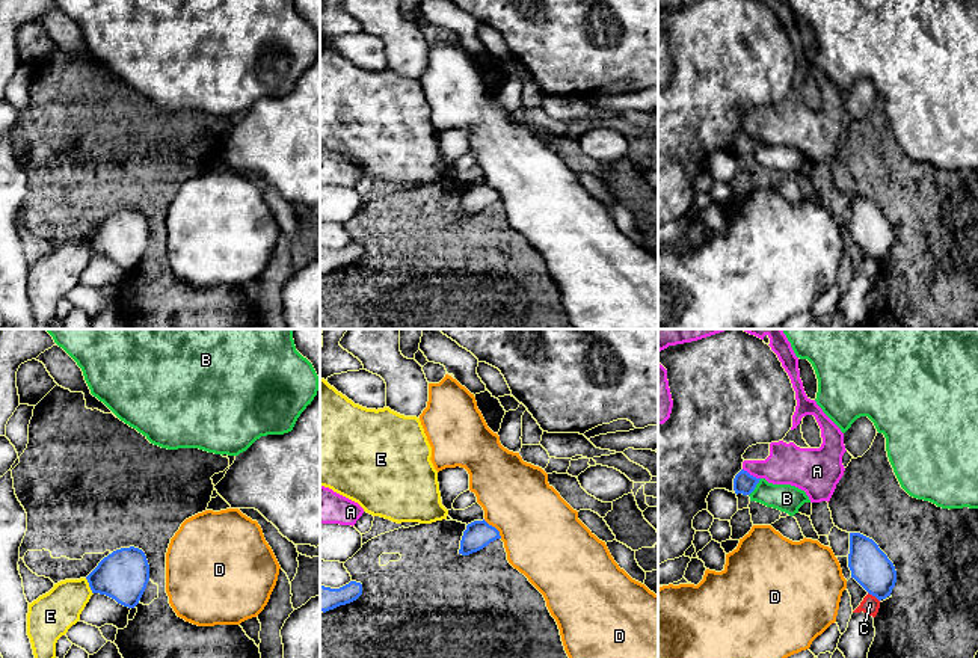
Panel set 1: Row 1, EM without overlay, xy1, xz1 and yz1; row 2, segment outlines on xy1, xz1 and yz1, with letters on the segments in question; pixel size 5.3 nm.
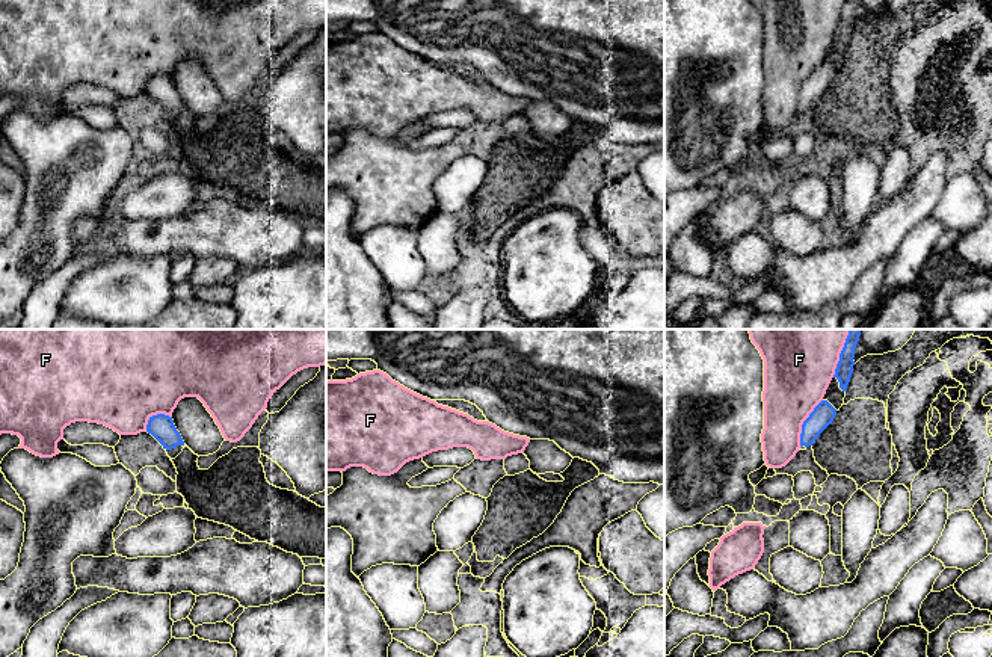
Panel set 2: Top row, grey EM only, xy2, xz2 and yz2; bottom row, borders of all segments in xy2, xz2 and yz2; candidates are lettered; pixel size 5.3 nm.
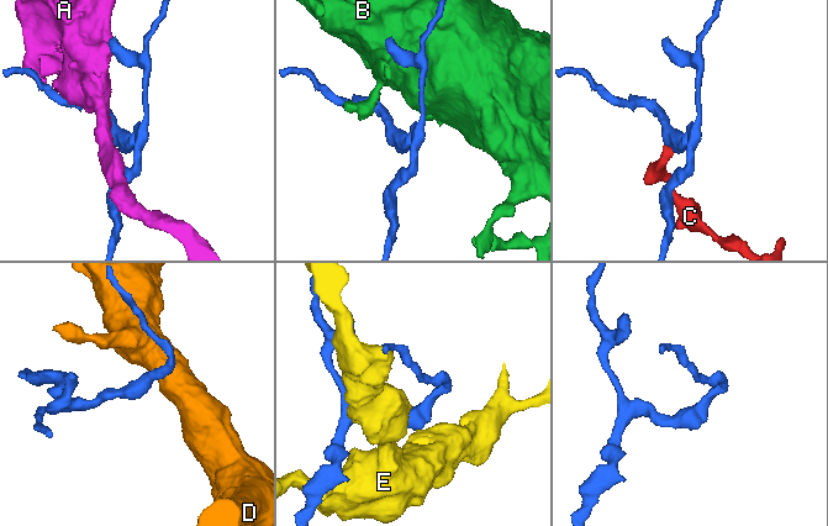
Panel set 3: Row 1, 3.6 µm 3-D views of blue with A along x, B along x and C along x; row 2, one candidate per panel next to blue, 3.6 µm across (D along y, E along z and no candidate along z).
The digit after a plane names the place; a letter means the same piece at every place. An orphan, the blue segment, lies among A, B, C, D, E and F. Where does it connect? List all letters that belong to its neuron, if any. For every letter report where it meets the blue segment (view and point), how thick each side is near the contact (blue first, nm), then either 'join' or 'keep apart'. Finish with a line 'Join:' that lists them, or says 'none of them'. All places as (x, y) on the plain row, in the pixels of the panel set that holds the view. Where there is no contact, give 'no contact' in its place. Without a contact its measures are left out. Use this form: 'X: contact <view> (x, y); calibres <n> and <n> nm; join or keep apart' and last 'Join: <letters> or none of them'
A: contact yz1 (752, 138); calibres 120 and 220 nm; keep apart
B: contact yz1 (755, 148); calibres 120 and 150 nm; keep apart
C: contact yz1 (874, 257); calibres 220 and 90 nm; keep apart
D: contact xz1 (494, 189); calibres 140 and 420 nm; keep apart
E: contact xy1 (89, 248); calibres 280 and 220 nm; keep apart
F: contact yz2 (804, 83); calibres 120 and 360 nm; keep apart
Join: none of them

